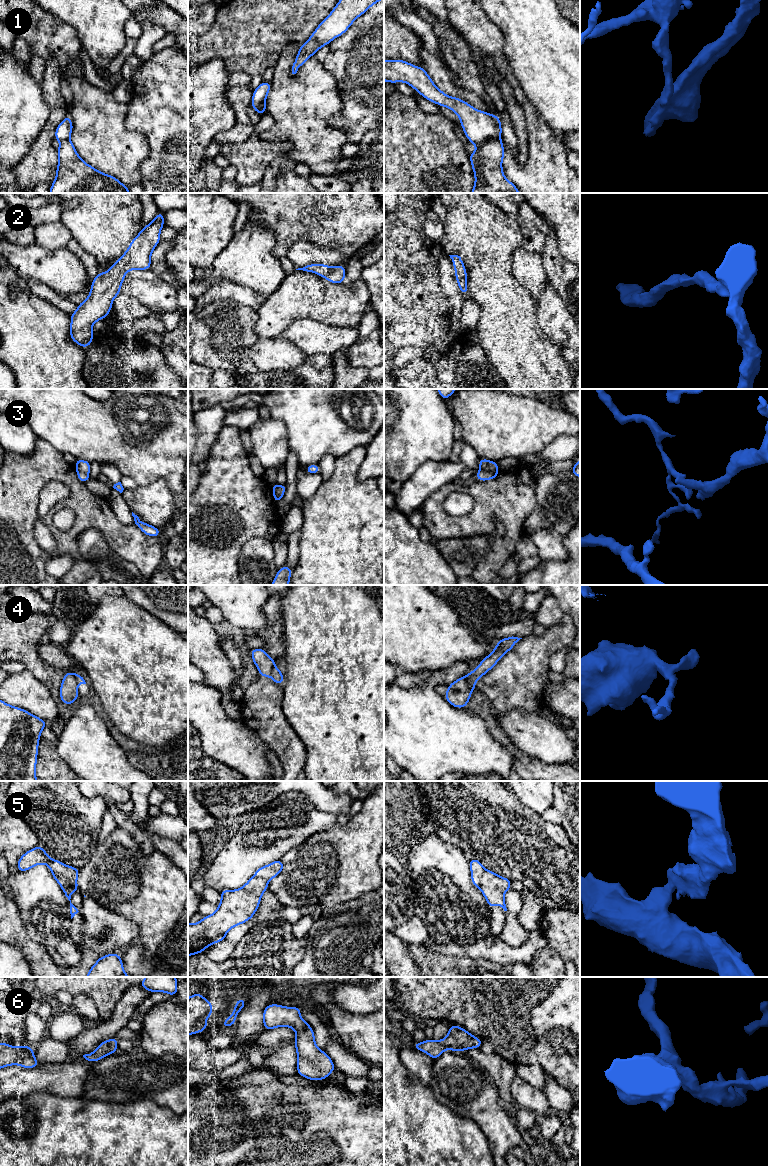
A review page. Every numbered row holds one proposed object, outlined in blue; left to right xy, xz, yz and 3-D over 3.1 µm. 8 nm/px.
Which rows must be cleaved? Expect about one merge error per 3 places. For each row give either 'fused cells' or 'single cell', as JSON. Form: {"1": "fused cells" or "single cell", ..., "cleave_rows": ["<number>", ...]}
{"1": "fused cells", "2": "single cell", "3": "fused cells", "4": "fused cells", "5": "fused cells", "6": "single cell", "cleave_rows": ["1", "3", "4", "5"]}

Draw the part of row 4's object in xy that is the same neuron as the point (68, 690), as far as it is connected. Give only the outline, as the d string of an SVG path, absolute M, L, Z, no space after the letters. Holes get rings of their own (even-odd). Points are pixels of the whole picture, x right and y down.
M66 672L63 676L62 684L59 689L60 700L64 704L71 705L77 700L79 696L77 685L78 684L75 677L75 673Z

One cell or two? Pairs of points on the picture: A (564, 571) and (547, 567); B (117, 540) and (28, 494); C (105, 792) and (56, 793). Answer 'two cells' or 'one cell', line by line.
A: one cell
B: one cell
C: two cells

